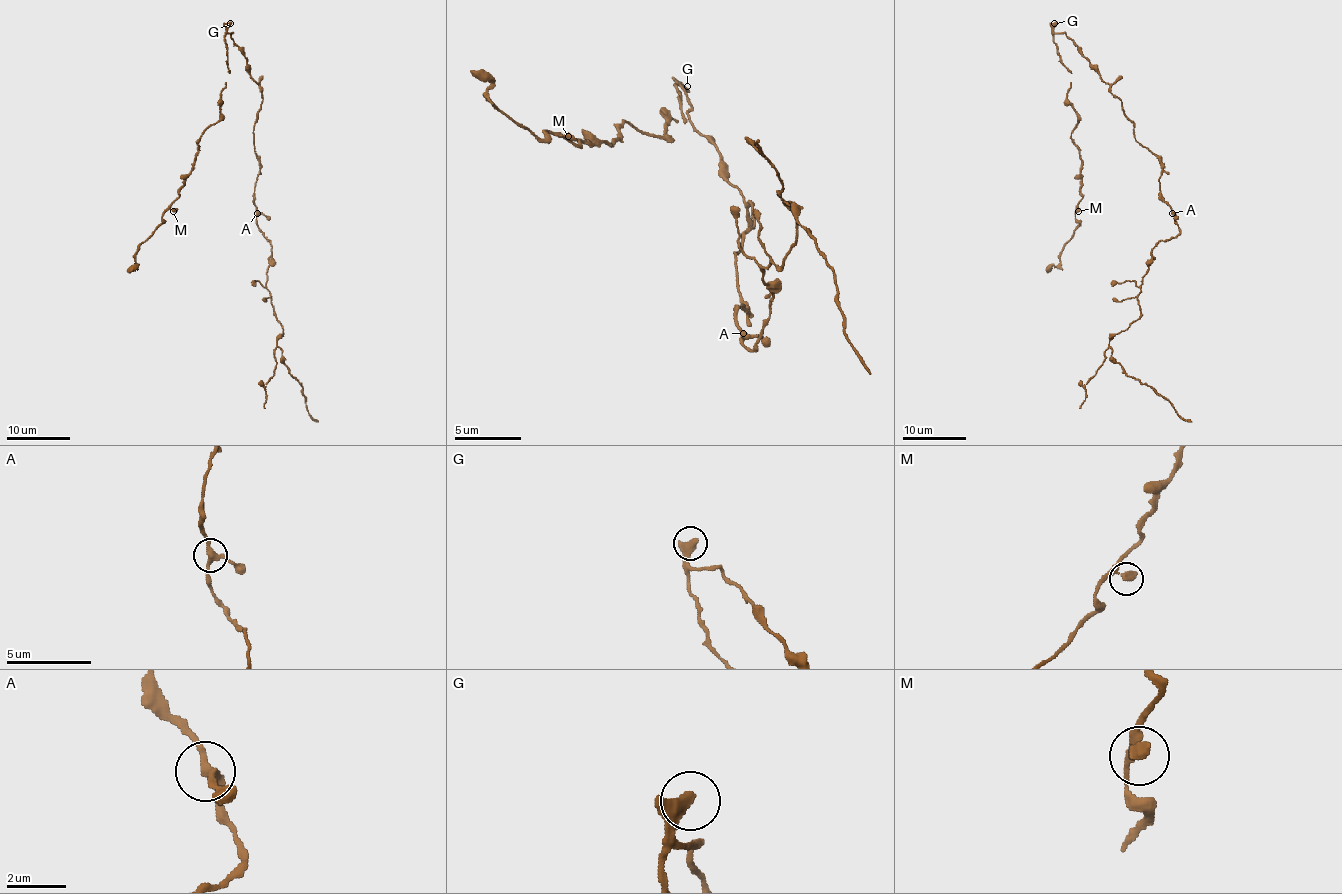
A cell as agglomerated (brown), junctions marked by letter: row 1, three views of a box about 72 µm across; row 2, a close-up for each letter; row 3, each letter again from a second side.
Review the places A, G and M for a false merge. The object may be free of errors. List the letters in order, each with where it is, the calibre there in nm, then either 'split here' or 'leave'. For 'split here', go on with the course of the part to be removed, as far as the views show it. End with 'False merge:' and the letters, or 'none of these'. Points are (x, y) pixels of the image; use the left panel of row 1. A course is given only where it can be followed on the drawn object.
A: (257, 213) | 280 nm | leave
G: (230, 23) | 320 nm | leave
M: (173, 211) | 320 nm | leave
False merge: none of these

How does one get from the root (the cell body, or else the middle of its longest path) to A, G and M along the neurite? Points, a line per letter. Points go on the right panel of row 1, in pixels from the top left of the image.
A: (1127, 116), (1133, 123), (1133, 136), (1159, 160), (1162, 170), (1159, 179), (1160, 198), (1171, 212)
G: (1127, 116), (1122, 103), (1081, 49), (1063, 33), (1055, 33), (1054, 23)
M: (1127, 116), (1081, 49), (1055, 33), (1078, 117), (1078, 211)

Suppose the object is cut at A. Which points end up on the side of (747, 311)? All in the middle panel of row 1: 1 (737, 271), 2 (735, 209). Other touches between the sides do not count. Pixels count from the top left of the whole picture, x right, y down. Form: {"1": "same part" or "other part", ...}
{"1": "same part", "2": "other part"}

